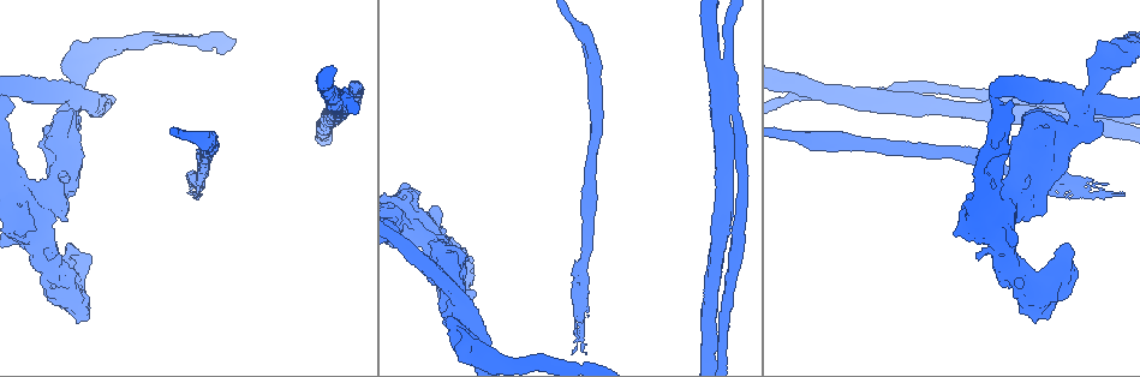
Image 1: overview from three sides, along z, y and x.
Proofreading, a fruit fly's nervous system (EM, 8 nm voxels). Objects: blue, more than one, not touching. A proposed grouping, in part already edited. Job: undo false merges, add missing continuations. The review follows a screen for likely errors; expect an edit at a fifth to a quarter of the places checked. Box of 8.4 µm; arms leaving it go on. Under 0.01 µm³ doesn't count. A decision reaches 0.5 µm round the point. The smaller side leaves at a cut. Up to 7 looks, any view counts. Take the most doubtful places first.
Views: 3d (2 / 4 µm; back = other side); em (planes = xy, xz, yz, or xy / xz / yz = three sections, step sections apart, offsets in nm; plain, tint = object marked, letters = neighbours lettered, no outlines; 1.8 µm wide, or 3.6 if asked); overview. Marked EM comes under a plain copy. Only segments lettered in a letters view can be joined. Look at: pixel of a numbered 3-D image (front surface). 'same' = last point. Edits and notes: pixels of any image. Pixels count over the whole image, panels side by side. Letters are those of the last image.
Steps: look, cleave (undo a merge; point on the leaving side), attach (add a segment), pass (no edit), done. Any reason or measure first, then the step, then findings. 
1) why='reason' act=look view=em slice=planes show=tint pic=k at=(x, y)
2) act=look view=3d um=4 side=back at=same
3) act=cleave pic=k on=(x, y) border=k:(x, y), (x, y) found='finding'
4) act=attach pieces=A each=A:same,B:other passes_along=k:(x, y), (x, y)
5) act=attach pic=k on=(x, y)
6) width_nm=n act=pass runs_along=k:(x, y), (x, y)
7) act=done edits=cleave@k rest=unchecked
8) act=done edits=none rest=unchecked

why='sharp bend' act=look view=em slice=xy step=4 show=tint pic=1 at=(453, 312)

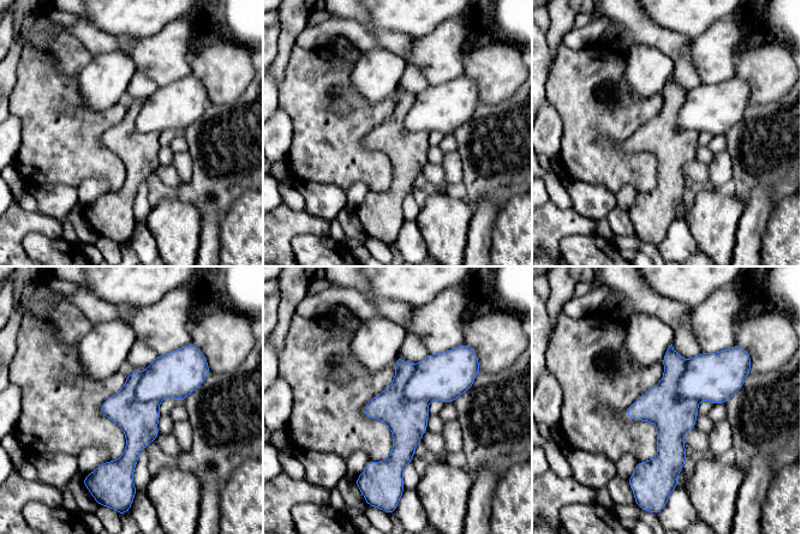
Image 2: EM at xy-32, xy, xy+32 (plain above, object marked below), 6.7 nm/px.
why='cut it another way' act=look view=em slice=planes show=letters at=same

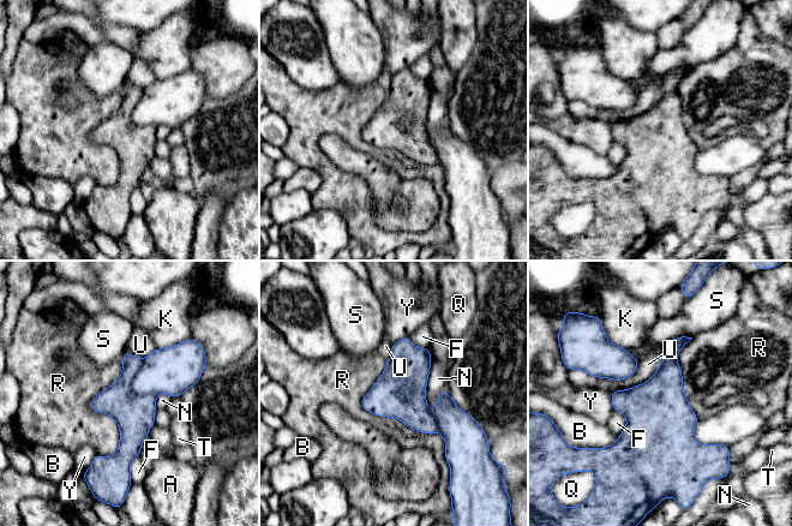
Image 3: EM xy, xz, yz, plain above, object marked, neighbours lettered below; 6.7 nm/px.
longest_contact=R:800nm act=cleave pic=3 on=(164, 371) each=A:other,B:other,F:other,K:other,N:other,Q:other,R:other,S:other,T:other,U:other,Y:other border=3:(143, 359), (132, 389), (155, 396) found='two cells meet here'

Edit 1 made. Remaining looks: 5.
why='see it whole again' act=look view=overview

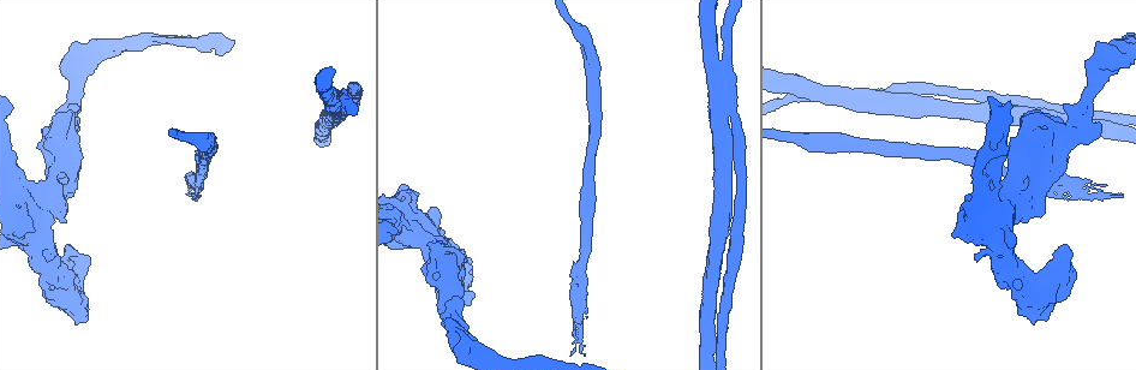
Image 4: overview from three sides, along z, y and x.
why='four or more arms meet' act=look view=em um=3.6 slice=planes show=tint pic=4 at=(720, 102)

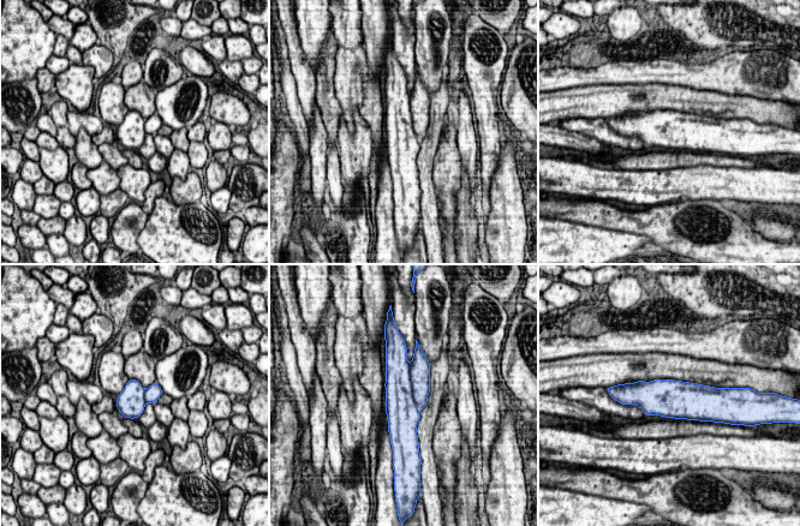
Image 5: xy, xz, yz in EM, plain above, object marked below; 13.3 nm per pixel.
why='what lies round it' act=look view=em um=3.6 slice=planes show=letters at=same

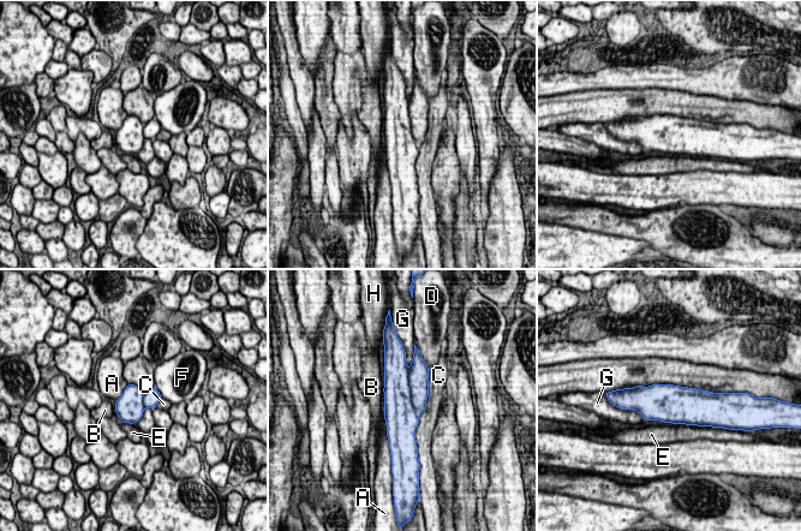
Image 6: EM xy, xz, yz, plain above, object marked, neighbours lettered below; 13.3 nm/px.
width_nm=380 act=cleave pic=6 on=(418, 377) each=A:other,B:other,C:other,D:other,E:other,F:other,G:other,H:other border=6:(407, 370), (411, 403), (418, 415) found='a second cell is stuck on'

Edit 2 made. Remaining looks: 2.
act=done edits=cleave@3,cleave@6 rest=unchecked

